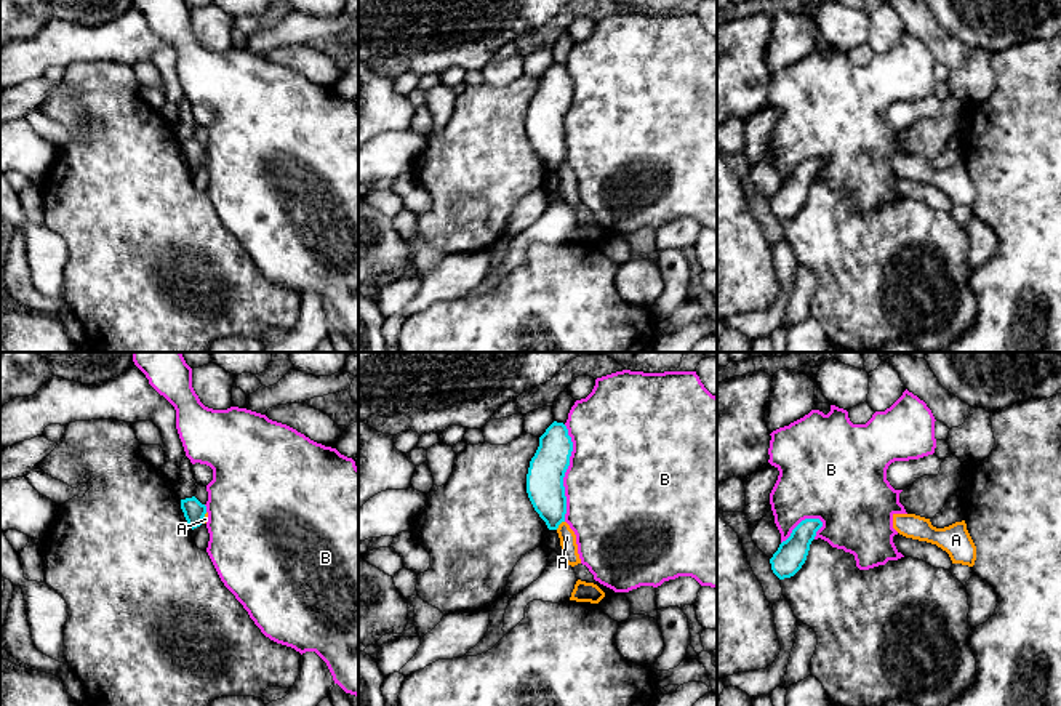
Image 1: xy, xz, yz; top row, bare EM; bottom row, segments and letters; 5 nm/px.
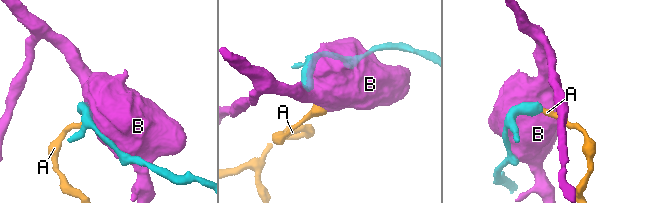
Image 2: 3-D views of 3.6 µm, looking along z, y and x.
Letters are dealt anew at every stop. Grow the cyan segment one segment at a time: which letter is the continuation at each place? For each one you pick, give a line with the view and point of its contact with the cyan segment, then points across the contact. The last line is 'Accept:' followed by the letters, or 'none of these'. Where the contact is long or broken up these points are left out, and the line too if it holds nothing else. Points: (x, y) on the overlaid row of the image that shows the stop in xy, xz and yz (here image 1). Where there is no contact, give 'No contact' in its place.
Accept: none of these

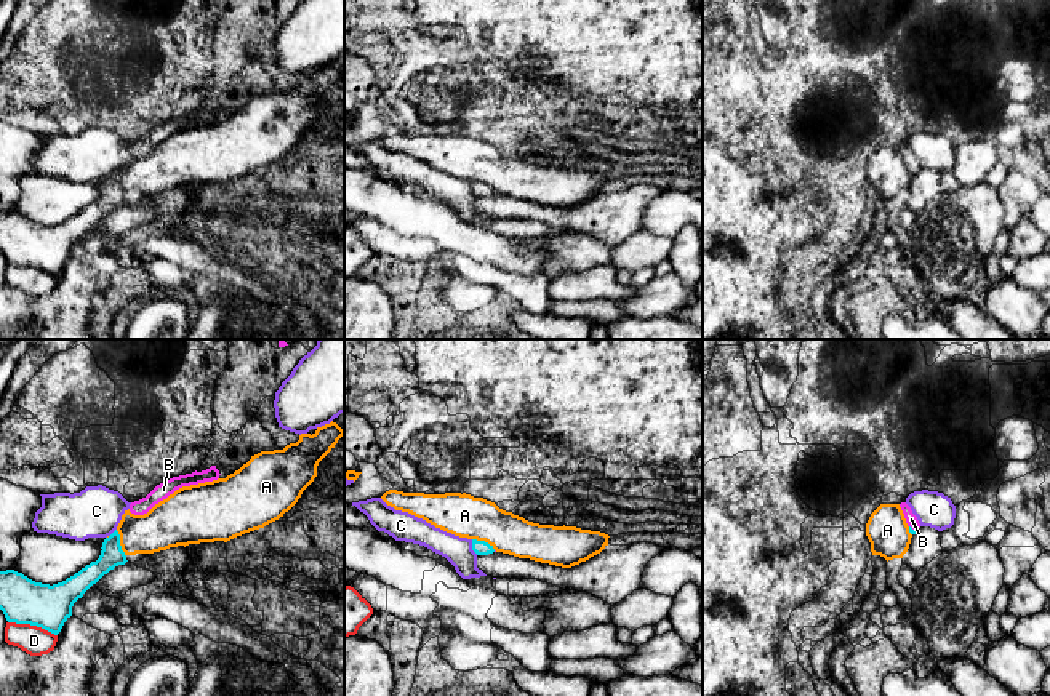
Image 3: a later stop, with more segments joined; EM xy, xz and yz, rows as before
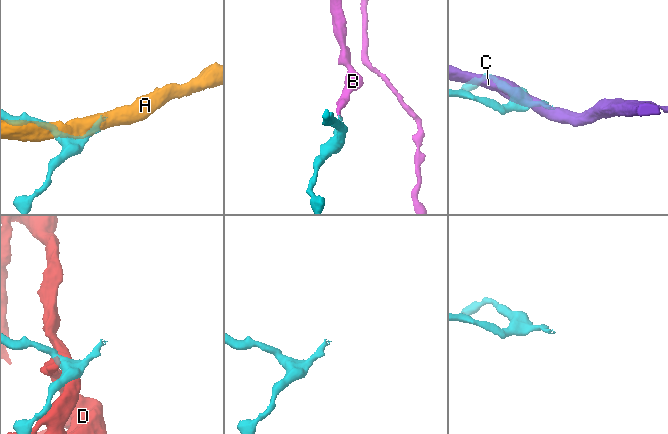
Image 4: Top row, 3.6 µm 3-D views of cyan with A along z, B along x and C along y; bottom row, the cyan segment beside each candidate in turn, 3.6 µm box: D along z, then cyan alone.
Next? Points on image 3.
B: Touches cyan at yz (914, 530). Path across: yz (913, 532), (914, 530), (911, 519)
Accept: B

